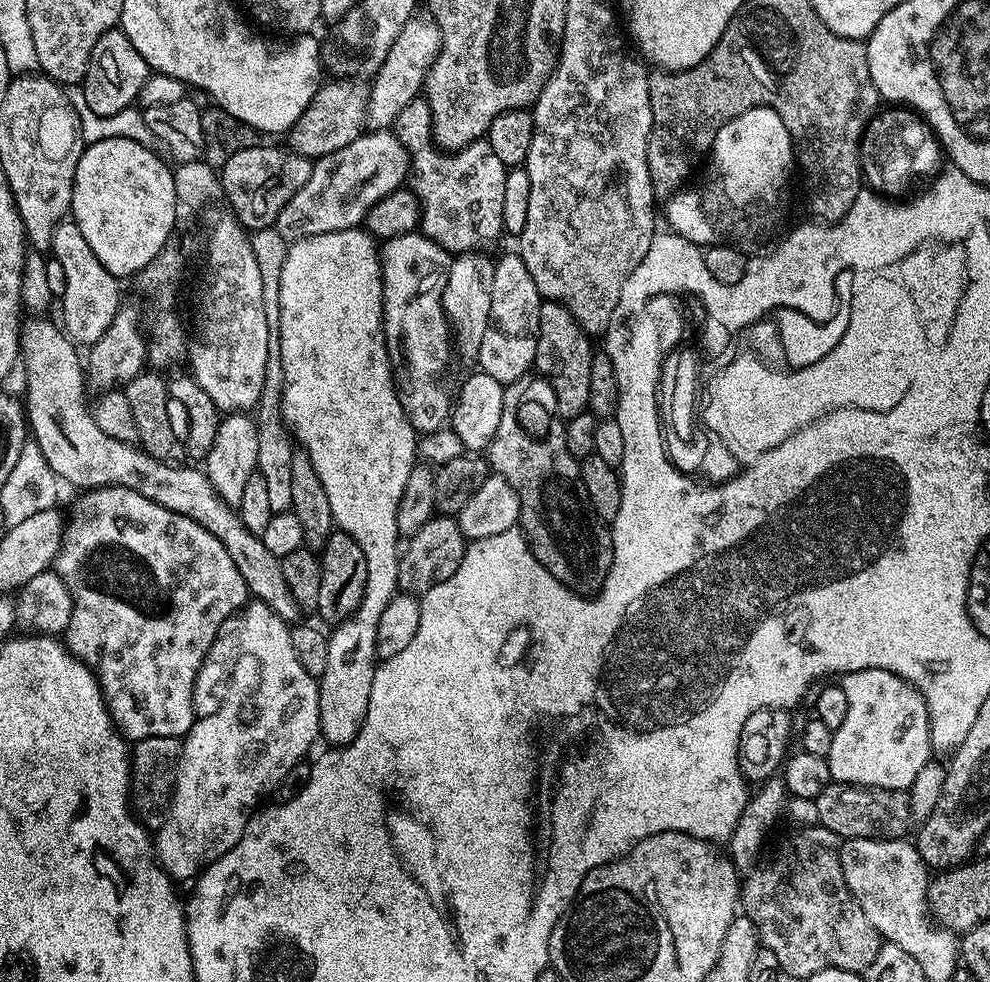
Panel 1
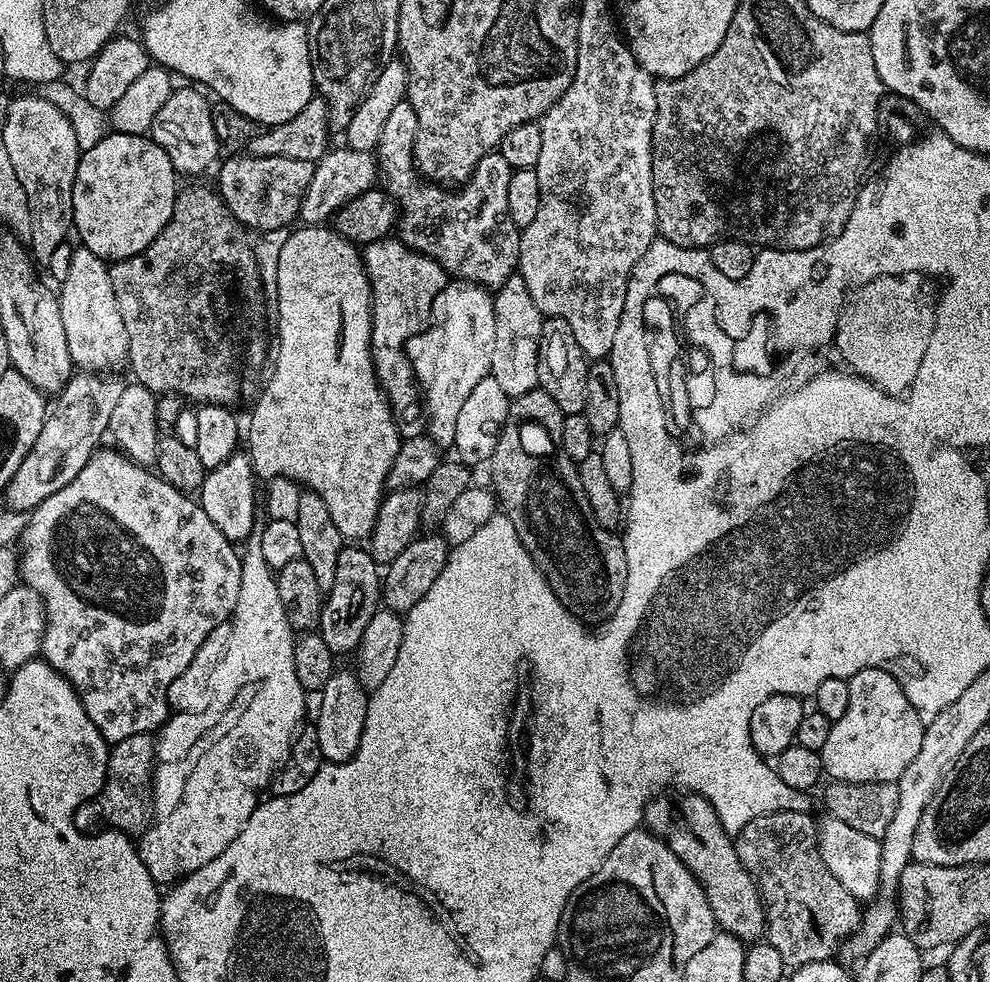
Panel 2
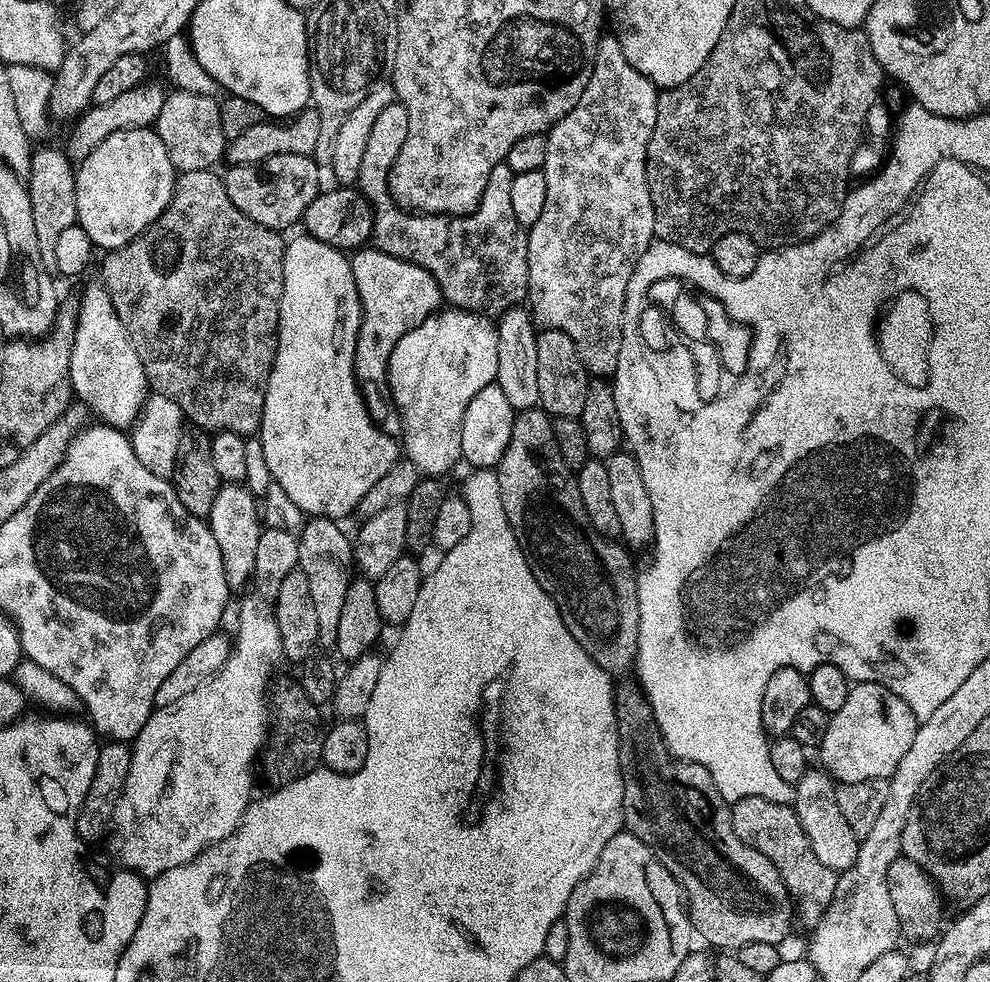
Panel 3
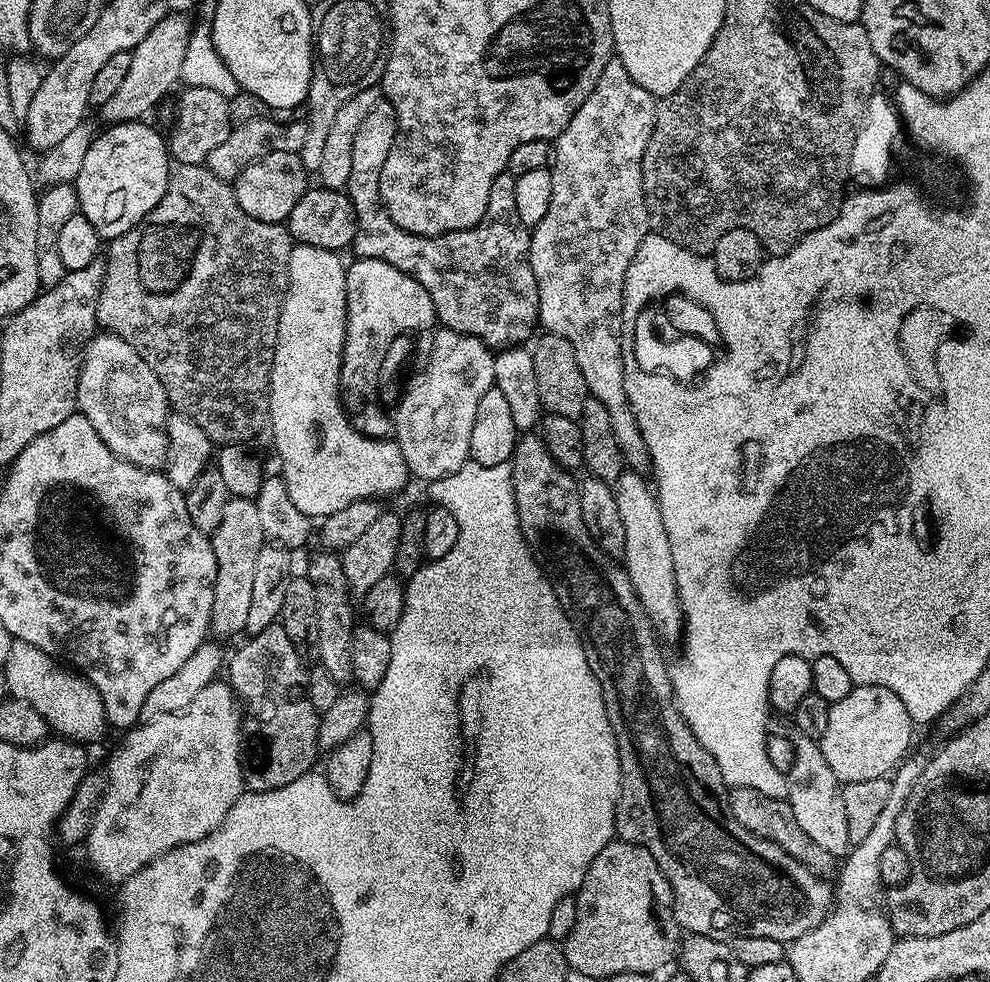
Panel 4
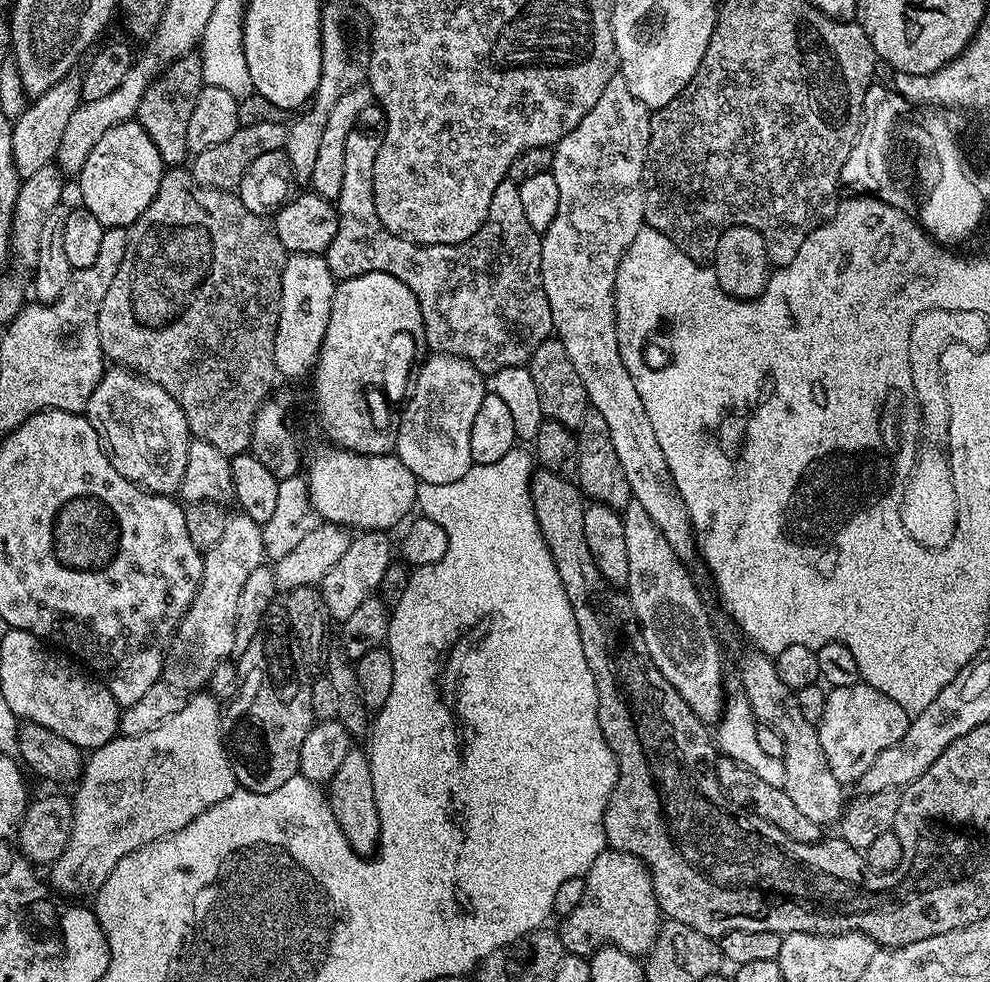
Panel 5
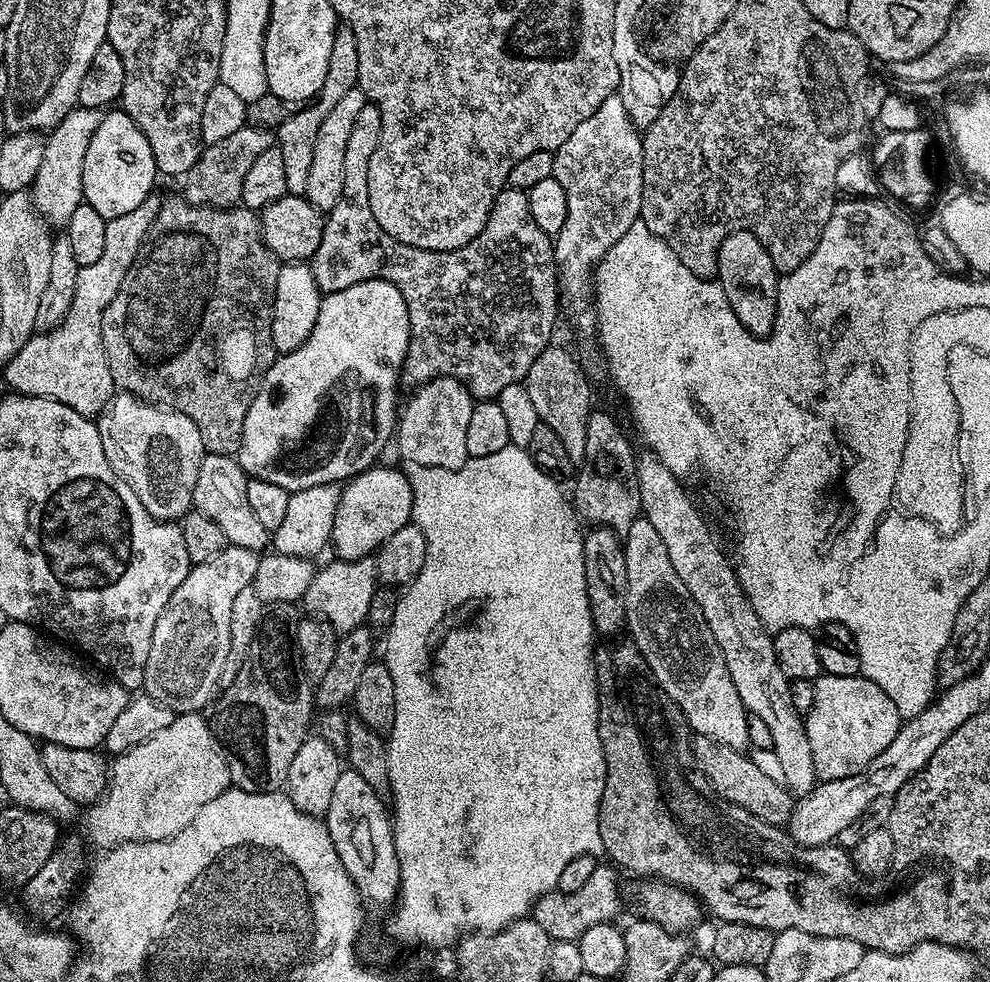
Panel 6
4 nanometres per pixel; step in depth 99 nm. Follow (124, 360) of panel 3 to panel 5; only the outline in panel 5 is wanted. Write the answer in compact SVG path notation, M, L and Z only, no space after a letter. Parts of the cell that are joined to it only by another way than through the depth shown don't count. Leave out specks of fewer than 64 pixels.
M109 367L90 394L86 415L100 436L108 460L122 478L158 496L181 491L190 433L184 412L162 386L126 368Z

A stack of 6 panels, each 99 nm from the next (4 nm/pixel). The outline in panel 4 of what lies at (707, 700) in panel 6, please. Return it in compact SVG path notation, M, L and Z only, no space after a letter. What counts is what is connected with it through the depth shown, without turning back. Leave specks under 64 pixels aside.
M626 470L614 485L622 531L626 534L622 563L657 637L661 641L679 641L684 635L684 611L680 609L680 591L674 576L674 554L662 522L659 499L640 476L639 471Z

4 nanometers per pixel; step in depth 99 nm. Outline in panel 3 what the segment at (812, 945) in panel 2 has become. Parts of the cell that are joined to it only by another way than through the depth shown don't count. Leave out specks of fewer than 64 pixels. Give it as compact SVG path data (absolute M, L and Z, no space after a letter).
M742 798L735 801L731 809L734 834L738 834L746 846L758 850L758 854L766 854L766 858L774 862L792 896L795 919L799 923L801 920L805 929L815 928L834 898L838 873L814 855L814 846L810 846L810 838L806 838L806 830L802 830L802 822L798 822L795 807L770 802L766 798Z

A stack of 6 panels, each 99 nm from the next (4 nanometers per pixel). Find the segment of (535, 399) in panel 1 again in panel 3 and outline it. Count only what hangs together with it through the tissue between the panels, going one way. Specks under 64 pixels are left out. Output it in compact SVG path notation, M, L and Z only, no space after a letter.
M539 406L516 413L510 446L506 446L506 454L502 454L494 469L498 490L502 494L502 510L506 510L514 538L518 538L534 578L538 578L542 590L546 590L548 597L558 606L570 634L574 634L582 650L586 650L598 667L613 673L620 672L636 658L636 643L640 633L636 593L638 568L632 565L633 553L623 543L598 534L598 530L594 530L589 522L586 506L582 506L582 494L578 490L575 471L562 462L562 454L556 449L552 421L553 417Z

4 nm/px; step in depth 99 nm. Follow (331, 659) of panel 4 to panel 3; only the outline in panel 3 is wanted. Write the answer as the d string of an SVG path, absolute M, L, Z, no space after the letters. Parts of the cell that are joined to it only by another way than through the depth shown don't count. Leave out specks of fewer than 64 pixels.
M313 516L305 519L304 528L298 533L298 570L310 581L310 595L318 613L320 644L324 646L335 645L346 590L354 579L354 544L340 526L326 516Z

